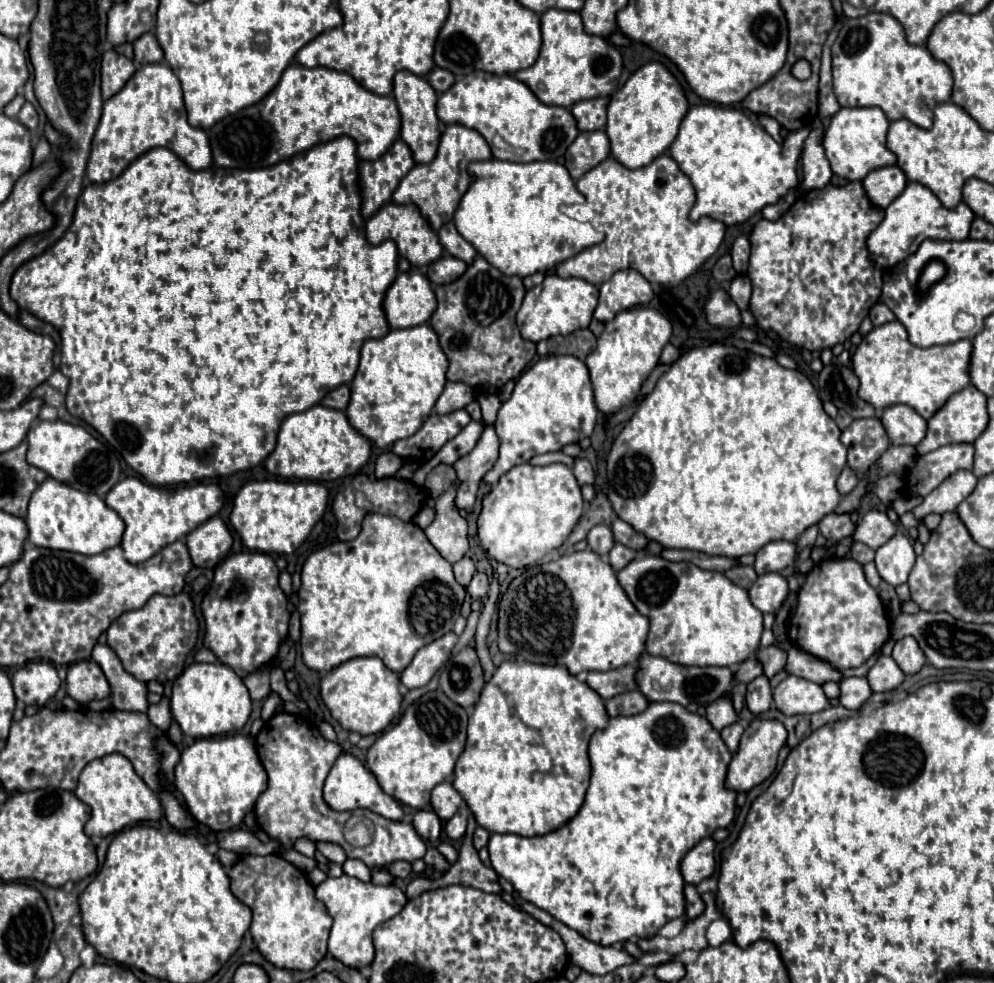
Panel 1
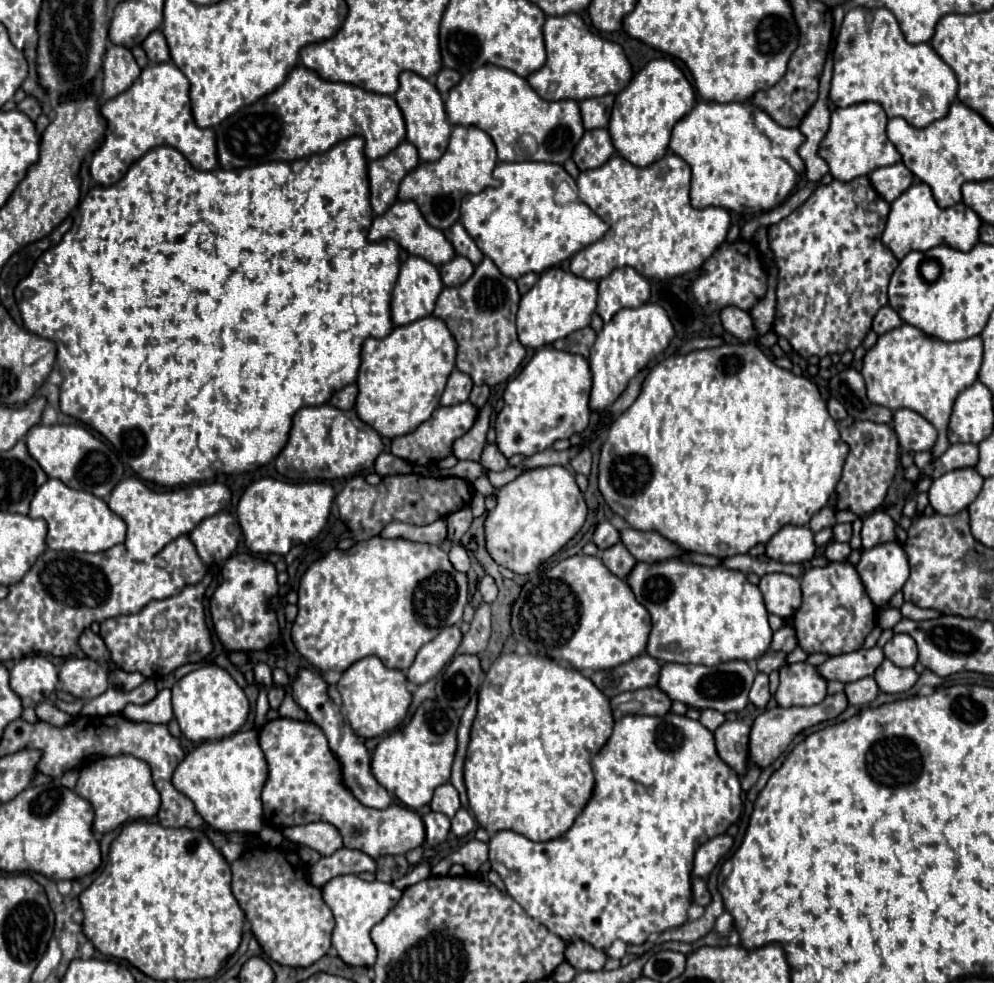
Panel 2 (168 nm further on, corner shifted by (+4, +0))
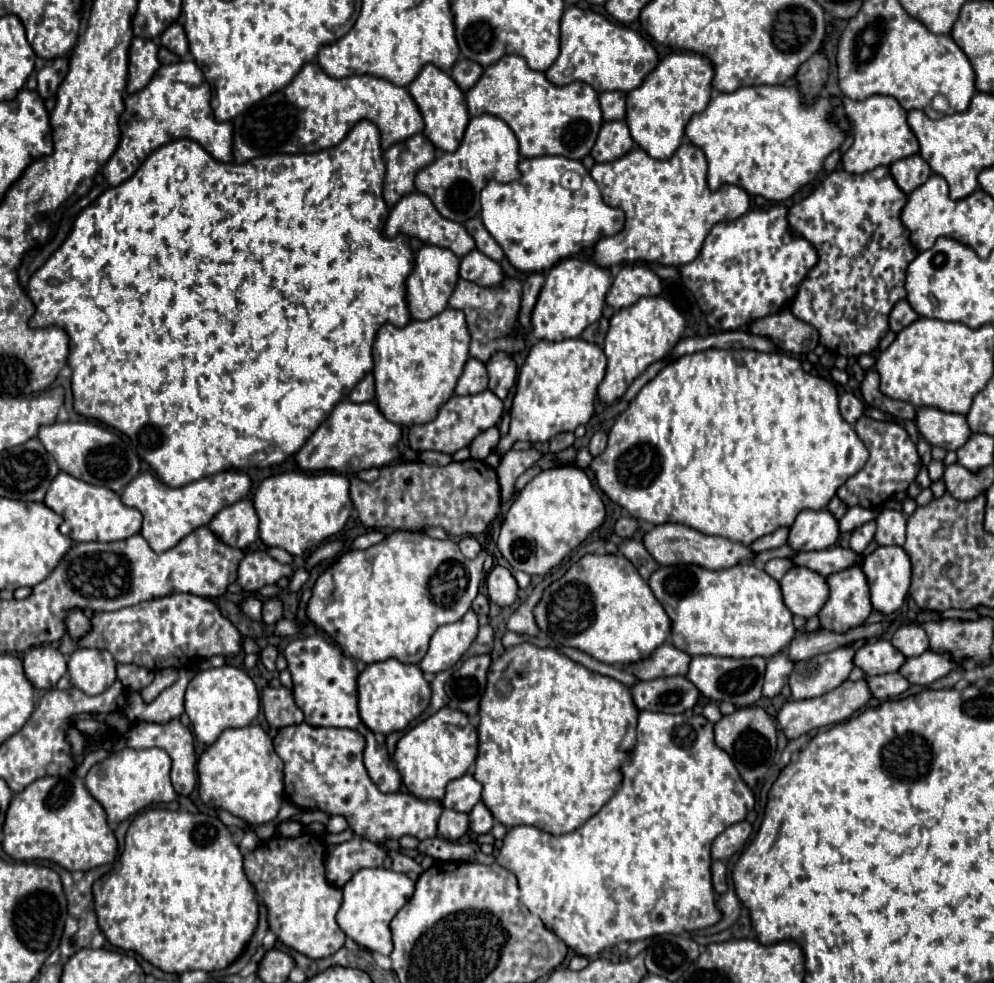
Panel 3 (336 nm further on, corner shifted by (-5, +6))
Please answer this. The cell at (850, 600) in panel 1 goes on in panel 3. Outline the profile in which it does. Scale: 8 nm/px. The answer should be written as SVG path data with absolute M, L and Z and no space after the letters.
M859 566L827 576L831 594L819 612L821 628L829 632L847 632L861 626L871 614L869 584Z

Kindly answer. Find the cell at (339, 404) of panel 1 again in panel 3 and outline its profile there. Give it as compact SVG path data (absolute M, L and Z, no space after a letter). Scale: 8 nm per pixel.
M367 374L349 394L351 402L373 402L375 398L375 380L373 374Z

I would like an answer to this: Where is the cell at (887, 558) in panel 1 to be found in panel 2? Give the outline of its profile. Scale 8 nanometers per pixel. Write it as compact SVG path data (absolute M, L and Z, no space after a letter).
M896 540L864 550L856 570L876 606L886 604L904 586L910 574L904 548Z

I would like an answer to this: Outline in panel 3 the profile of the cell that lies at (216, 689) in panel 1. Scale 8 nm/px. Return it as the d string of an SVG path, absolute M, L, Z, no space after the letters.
M221 666L221 668L211 668L211 670L205 670L205 672L199 672L189 688L187 688L187 694L185 694L185 712L191 720L191 728L193 728L193 734L197 736L197 740L201 744L213 744L221 732L225 728L241 728L241 726L249 726L257 714L259 714L259 692L257 692L257 686L255 682L249 678L247 672L241 668L235 668L235 666Z

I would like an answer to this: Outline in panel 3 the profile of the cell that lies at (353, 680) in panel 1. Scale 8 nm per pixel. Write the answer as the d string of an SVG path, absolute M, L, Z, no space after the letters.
M385 660L369 664L359 674L359 714L363 724L371 732L391 734L405 730L429 704L431 686L423 678L423 672L415 664L403 664L399 660Z

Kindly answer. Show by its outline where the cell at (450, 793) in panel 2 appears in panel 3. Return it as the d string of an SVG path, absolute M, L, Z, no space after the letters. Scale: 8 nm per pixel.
M465 774L447 786L443 806L469 814L473 806L481 800L481 788L481 782L477 782L471 774Z

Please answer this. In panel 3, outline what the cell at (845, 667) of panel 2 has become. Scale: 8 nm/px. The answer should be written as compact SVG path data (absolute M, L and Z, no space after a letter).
M879 638L877 642L865 642L855 654L855 666L859 666L867 676L897 672L905 660L907 658L885 638Z

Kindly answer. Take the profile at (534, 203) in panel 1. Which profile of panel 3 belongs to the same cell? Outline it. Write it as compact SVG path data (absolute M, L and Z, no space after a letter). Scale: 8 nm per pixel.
M565 156L523 158L519 170L519 180L507 184L491 180L481 192L483 224L517 270L547 272L559 260L593 246L599 238L615 236L623 228L625 212L603 202L597 184L579 160Z

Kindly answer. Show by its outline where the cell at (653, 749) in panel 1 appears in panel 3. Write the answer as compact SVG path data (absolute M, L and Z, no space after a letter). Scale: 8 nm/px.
M641 712L639 714L639 724L637 724L637 746L631 752L629 764L623 768L623 784L613 794L613 798L593 816L589 818L581 828L553 836L547 834L535 826L515 826L507 832L503 838L503 846L499 854L495 856L497 864L507 868L517 876L517 886L519 886L519 898L521 902L537 914L545 928L549 928L555 936L559 936L571 950L575 950L581 956L595 956L603 948L615 946L619 942L637 942L645 940L651 936L659 934L681 934L681 932L691 932L691 930L701 930L717 924L721 920L721 910L717 908L715 902L715 890L711 884L711 844L713 840L731 824L745 820L747 812L753 810L755 798L749 786L741 780L733 760L729 760L729 754L721 748L715 746L713 742L713 722L709 722L703 716L685 716L685 714L663 714L663 712Z

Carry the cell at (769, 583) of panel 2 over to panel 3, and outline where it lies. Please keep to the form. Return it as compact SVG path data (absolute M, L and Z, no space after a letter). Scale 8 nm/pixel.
M791 568L779 584L785 606L797 616L817 616L829 598L829 584L825 584L825 576L809 568Z

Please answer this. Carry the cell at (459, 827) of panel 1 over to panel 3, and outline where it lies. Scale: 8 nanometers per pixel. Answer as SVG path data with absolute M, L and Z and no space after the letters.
M479 802L471 810L471 814L469 814L469 826L471 826L471 830L475 834L487 834L487 832L491 832L493 822L495 822L495 818L493 818L493 814L489 812L489 808L483 802Z

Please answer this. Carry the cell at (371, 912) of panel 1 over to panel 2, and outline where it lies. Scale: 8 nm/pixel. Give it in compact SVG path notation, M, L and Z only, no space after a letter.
M344 874L332 878L332 882L326 882L322 886L322 898L336 920L332 932L332 948L348 966L372 966L376 962L376 948L370 940L370 930L372 926L382 922L388 916L388 912L396 906L396 902L402 898L402 890L386 882L366 882L356 874Z

